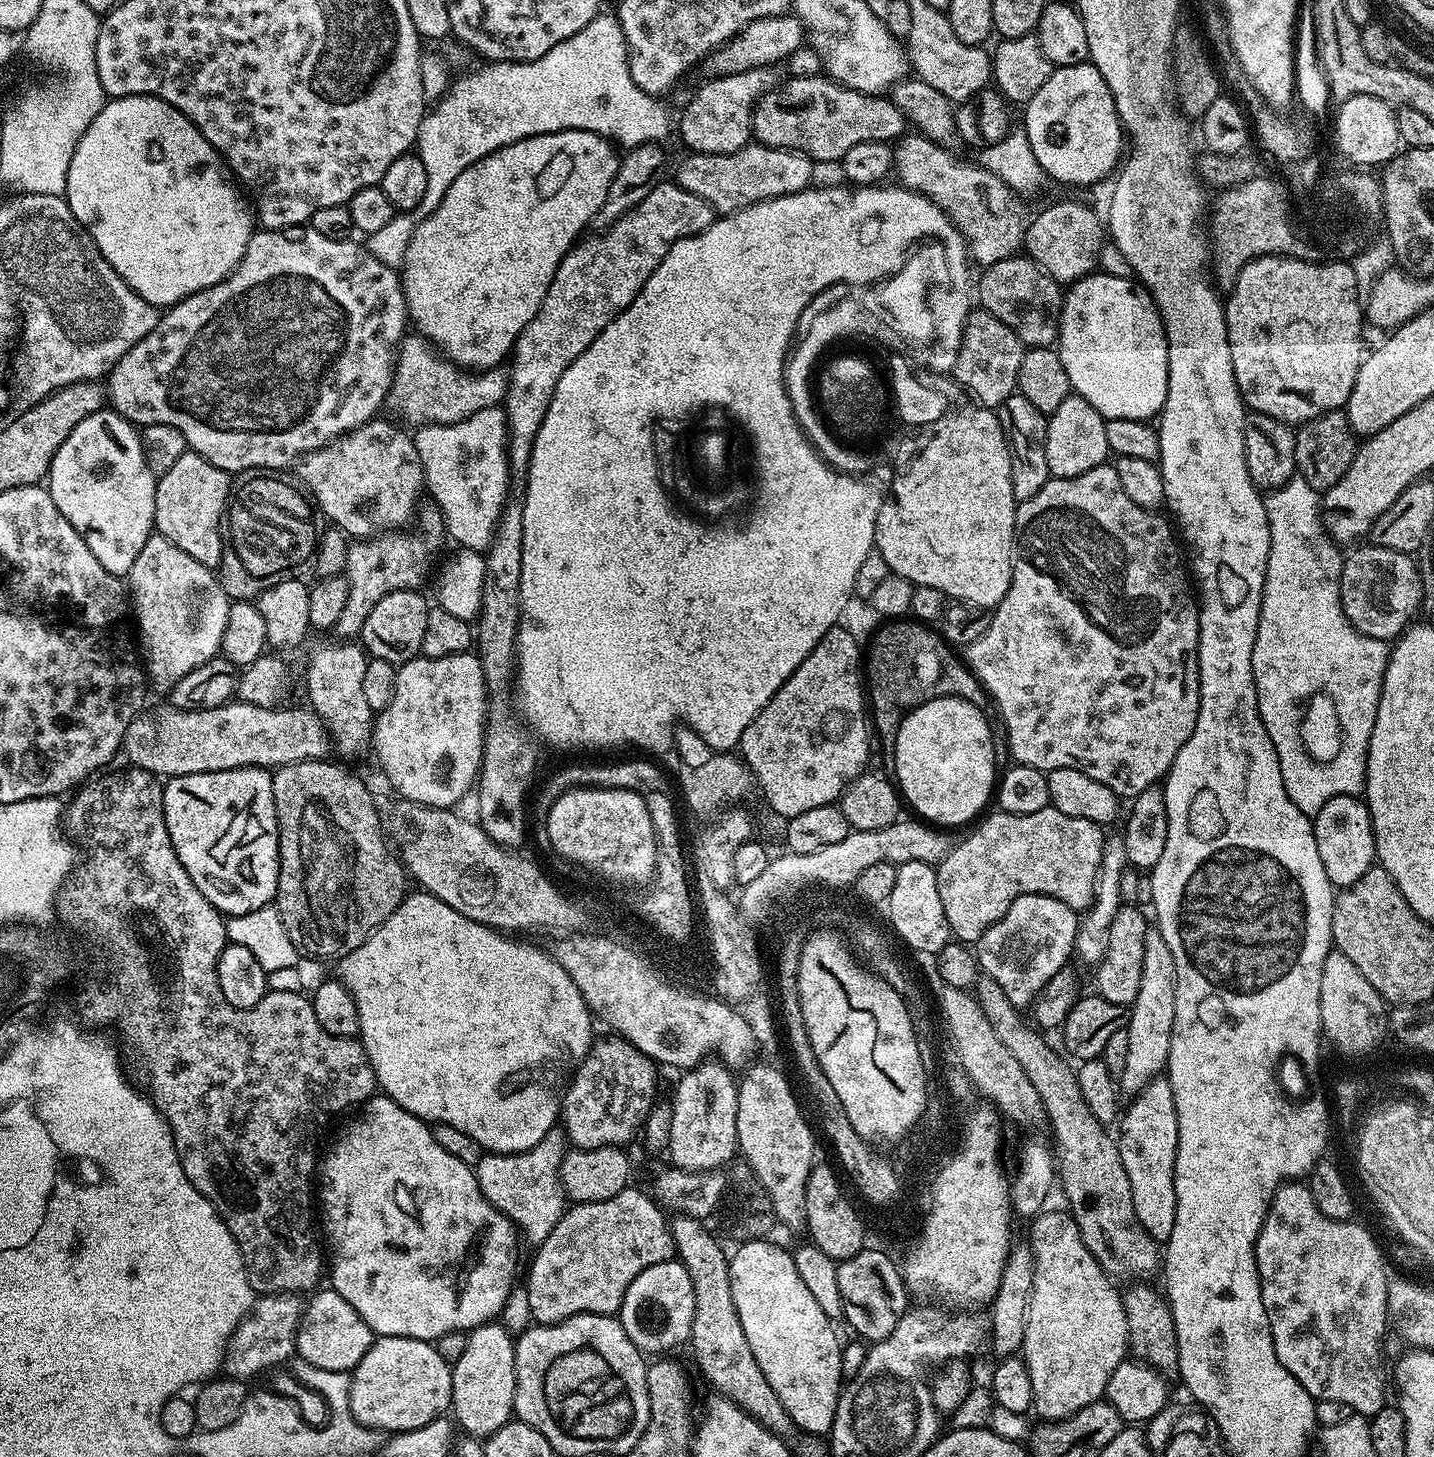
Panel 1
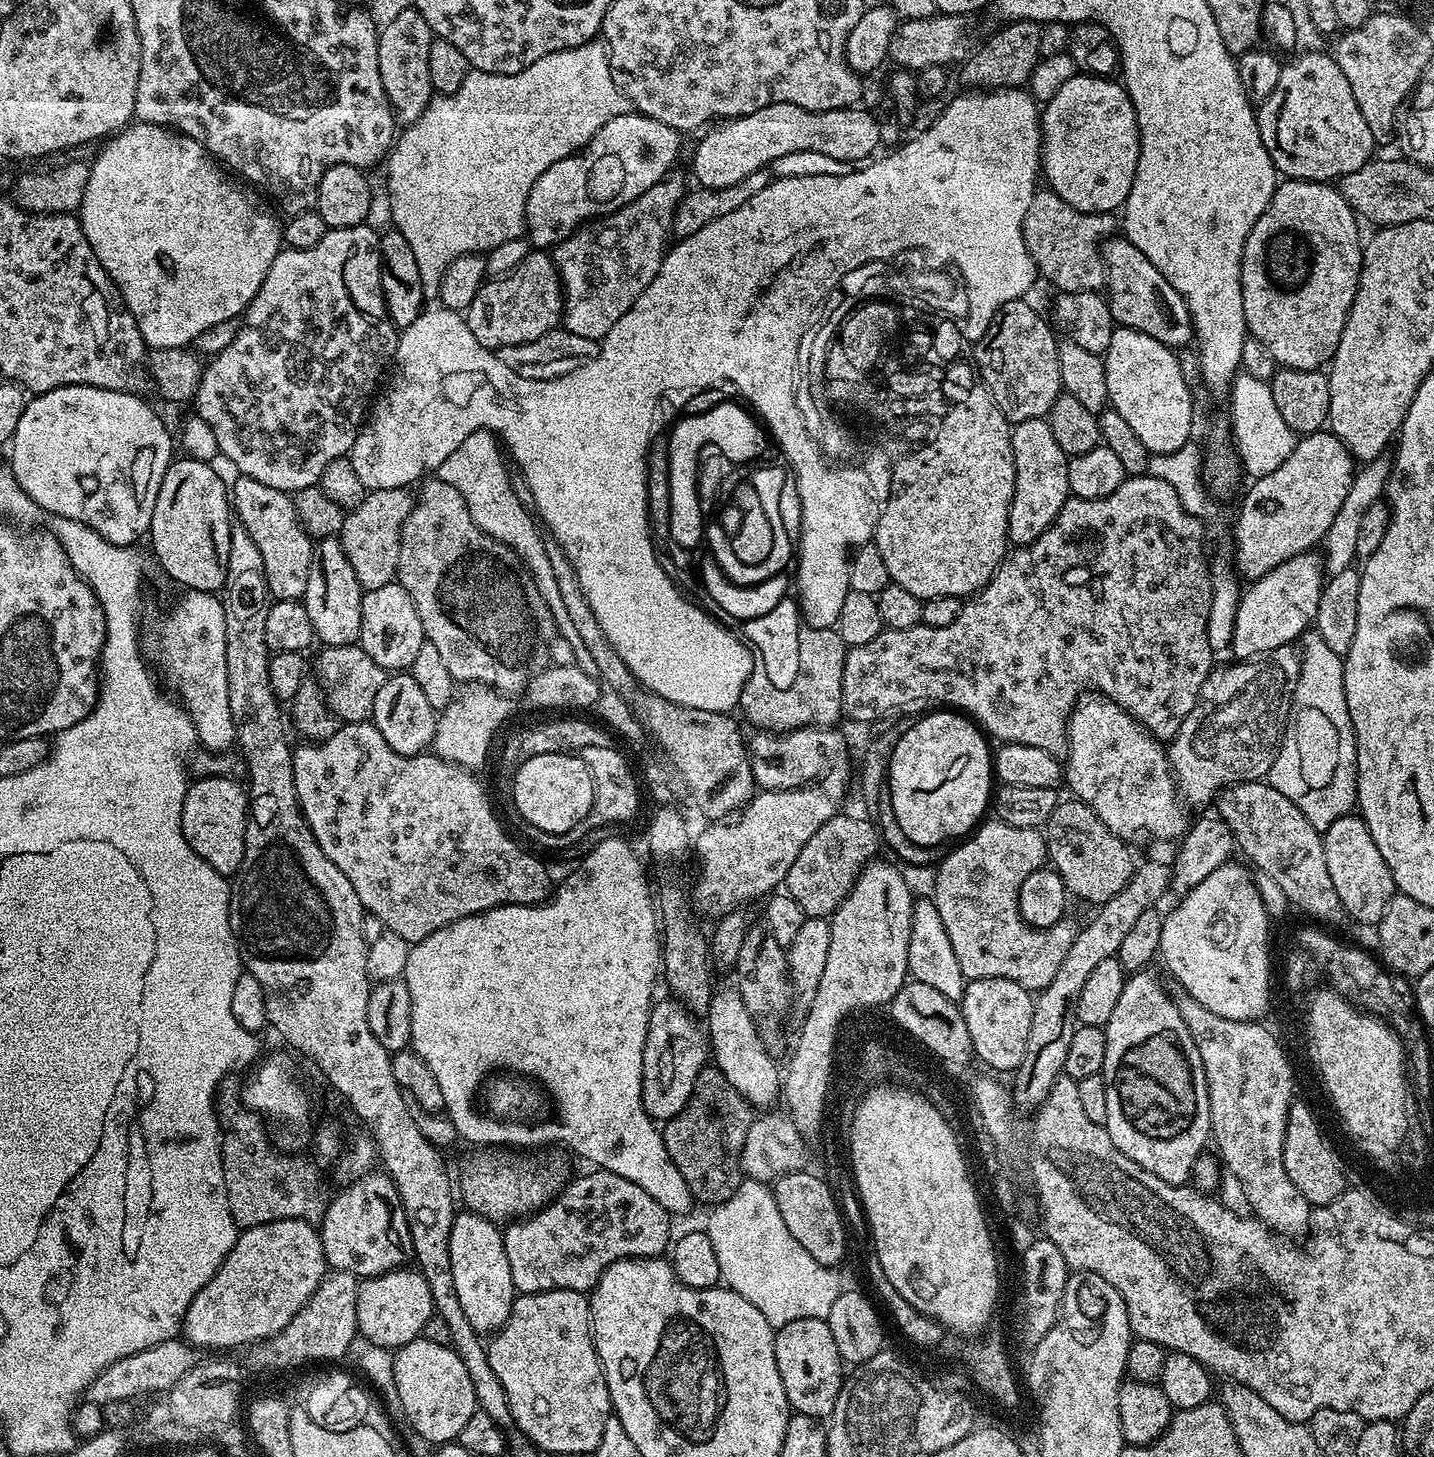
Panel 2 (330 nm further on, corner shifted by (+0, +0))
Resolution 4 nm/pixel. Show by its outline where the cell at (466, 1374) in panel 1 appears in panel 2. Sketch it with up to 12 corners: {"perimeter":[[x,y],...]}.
{"perimeter":[[464,1210],[450,1274],[470,1326],[496,1333],[518,1295],[503,1231]]}

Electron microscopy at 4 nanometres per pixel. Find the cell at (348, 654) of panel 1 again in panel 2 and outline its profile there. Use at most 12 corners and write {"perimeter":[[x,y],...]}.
{"perimeter":[[339,539],[315,541],[302,603],[321,645],[359,641],[364,594]]}

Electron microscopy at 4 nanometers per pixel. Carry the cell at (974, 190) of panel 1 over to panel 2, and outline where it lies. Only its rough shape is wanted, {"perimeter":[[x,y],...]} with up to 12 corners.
{"perimeter":[[1051,190],[1024,215],[1037,273],[1060,292],[1100,290],[1115,215]]}

